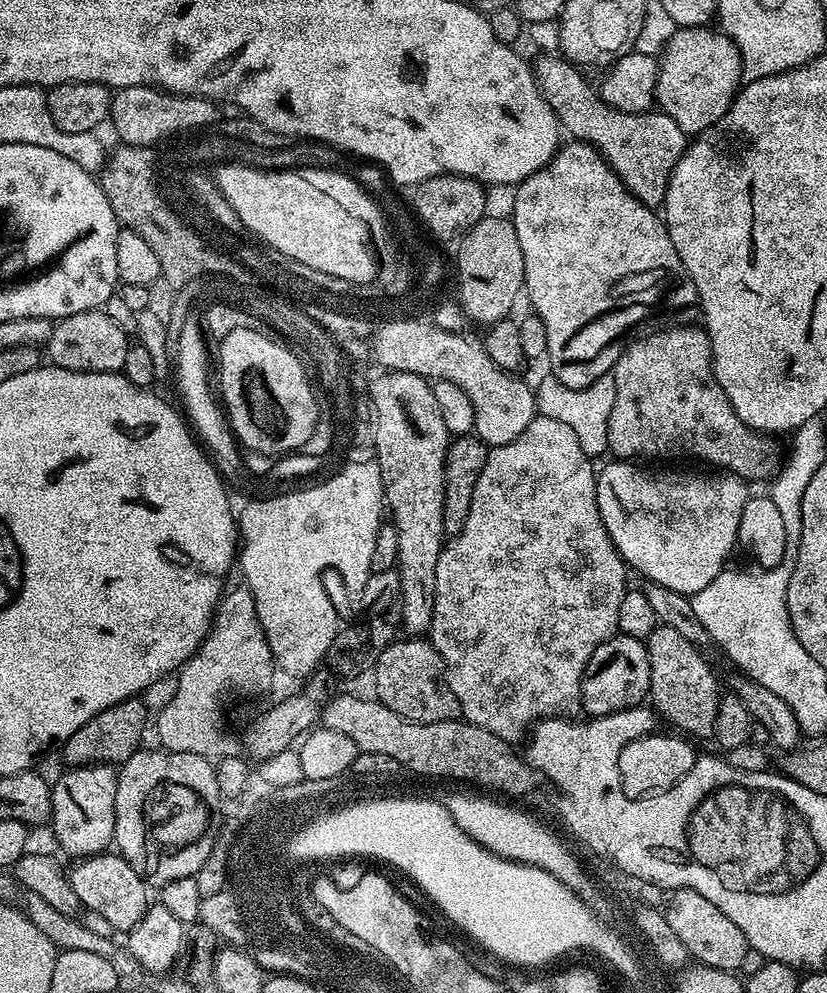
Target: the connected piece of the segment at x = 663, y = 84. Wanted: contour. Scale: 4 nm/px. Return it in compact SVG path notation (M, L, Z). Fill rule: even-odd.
M680 28L658 56L656 104L685 134L699 134L714 126L730 110L742 84L738 46L724 31L713 28Z

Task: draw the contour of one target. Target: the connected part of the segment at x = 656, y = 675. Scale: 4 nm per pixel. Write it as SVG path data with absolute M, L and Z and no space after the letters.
M657 623L656 629L649 634L646 643L648 645L648 657L650 658L650 690L648 695L651 707L657 717L661 721L669 720L676 727L673 729L679 730L685 737L711 737L716 731L718 702L722 695L722 689L720 689L719 682L716 681L715 674L712 673L711 666L704 661L705 653L686 638L682 638L682 634L678 634L678 630L662 623Z

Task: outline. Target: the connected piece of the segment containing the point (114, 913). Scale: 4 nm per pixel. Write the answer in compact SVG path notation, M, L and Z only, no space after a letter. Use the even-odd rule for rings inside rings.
M101 854L81 859L70 868L70 879L83 907L94 914L102 914L112 928L121 934L127 934L138 925L139 920L150 907L148 900L149 885L143 876L125 862L119 854Z

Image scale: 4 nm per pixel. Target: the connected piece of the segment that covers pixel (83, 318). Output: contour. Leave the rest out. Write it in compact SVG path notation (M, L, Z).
M99 308L57 319L46 345L46 356L57 368L71 372L120 372L126 362L130 336Z

